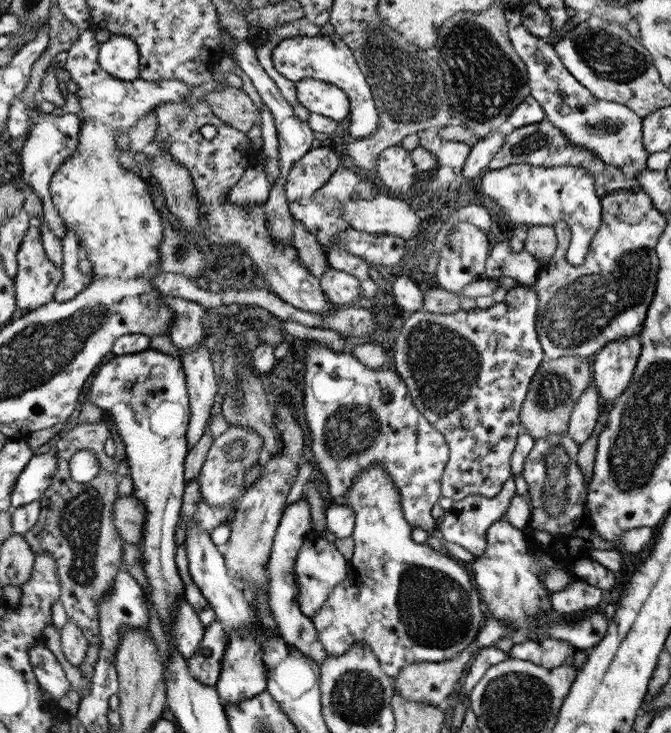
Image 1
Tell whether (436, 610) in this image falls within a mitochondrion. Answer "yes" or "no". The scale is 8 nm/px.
yes

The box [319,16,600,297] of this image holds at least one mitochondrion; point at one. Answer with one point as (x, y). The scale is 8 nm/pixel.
(411, 93)

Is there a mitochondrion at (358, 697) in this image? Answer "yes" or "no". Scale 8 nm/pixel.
yes

